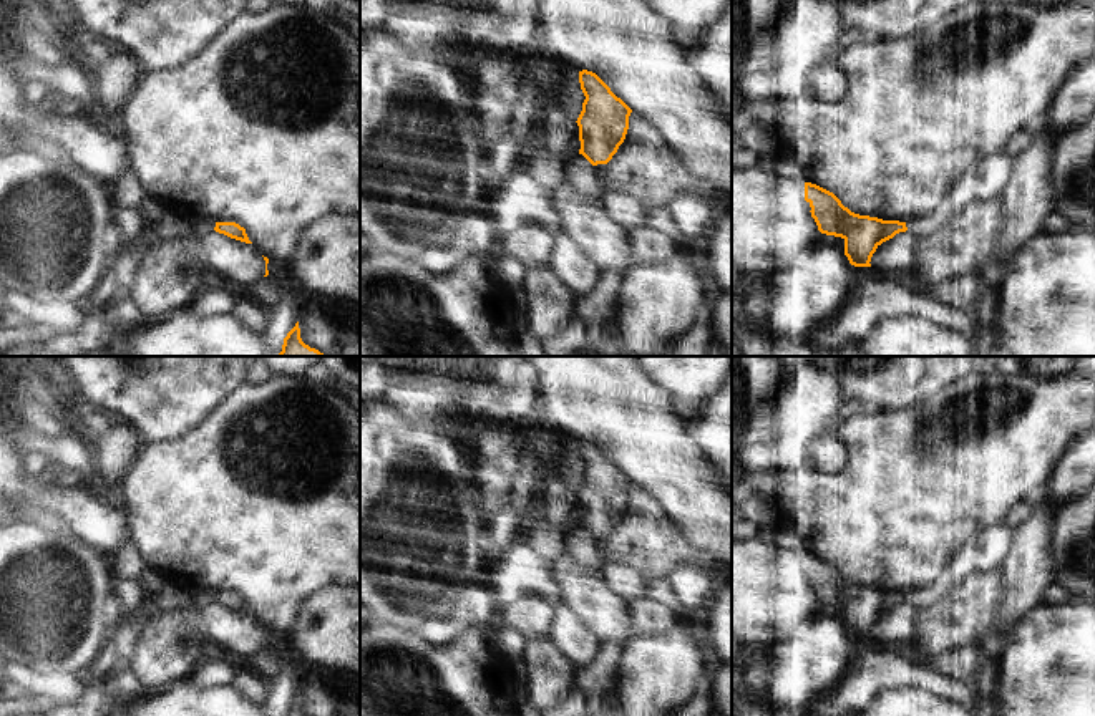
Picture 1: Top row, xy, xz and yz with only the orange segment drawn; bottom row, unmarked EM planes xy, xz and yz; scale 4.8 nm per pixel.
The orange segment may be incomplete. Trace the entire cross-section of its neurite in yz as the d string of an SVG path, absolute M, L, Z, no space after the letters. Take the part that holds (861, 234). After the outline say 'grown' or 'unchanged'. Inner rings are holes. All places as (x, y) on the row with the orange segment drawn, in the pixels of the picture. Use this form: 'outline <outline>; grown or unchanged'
outline M805 182L805 201L818 230L844 240L844 255L854 267L871 267L876 249L908 230L906 222L854 214L833 192L811 182Z; unchanged

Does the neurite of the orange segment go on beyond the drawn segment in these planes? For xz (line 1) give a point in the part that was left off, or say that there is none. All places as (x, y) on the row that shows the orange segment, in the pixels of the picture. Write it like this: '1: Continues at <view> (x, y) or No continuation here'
1: No continuation here

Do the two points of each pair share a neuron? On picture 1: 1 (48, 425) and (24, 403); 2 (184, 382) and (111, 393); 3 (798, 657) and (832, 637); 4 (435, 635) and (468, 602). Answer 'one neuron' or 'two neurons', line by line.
1: one neuron
2: one neuron
3: one neuron
4: one neuron

